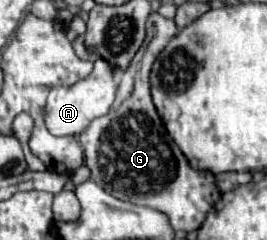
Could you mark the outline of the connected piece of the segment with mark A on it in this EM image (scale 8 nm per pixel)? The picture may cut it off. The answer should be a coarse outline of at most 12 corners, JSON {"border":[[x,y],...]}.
{"border":[[113,67],[53,87],[45,123],[53,135],[79,135],[115,99]]}

